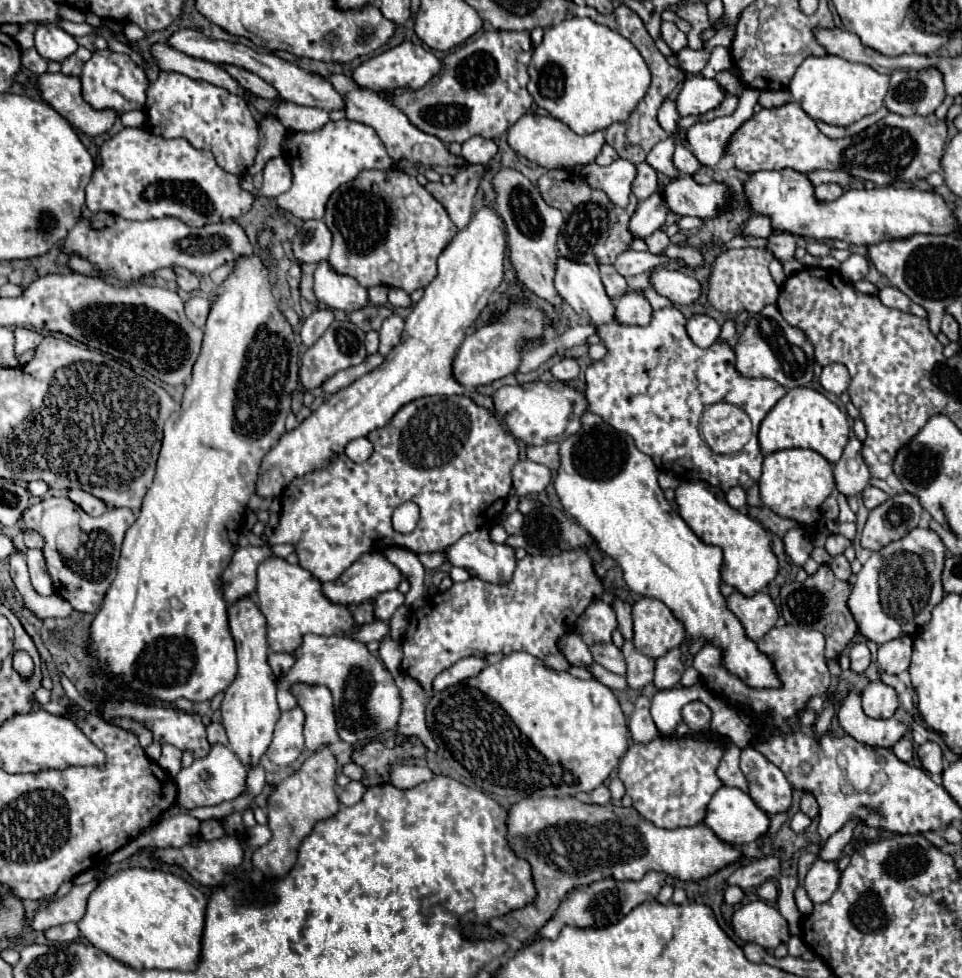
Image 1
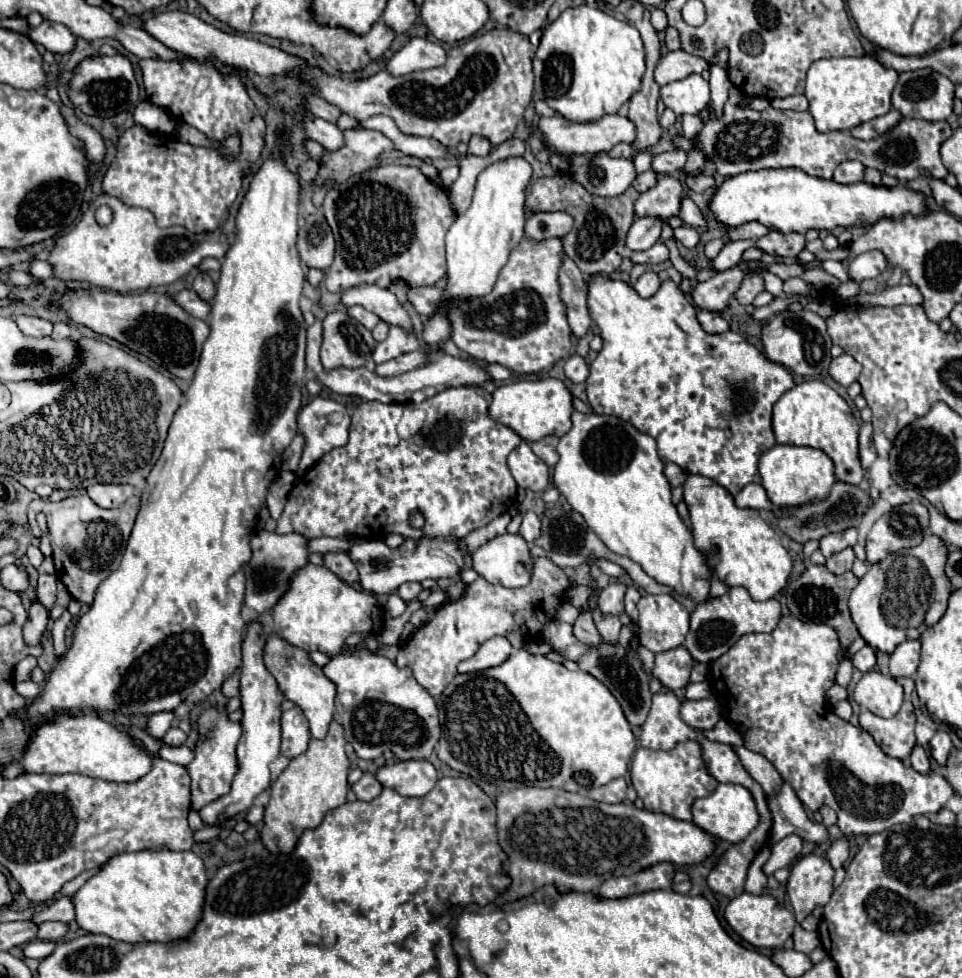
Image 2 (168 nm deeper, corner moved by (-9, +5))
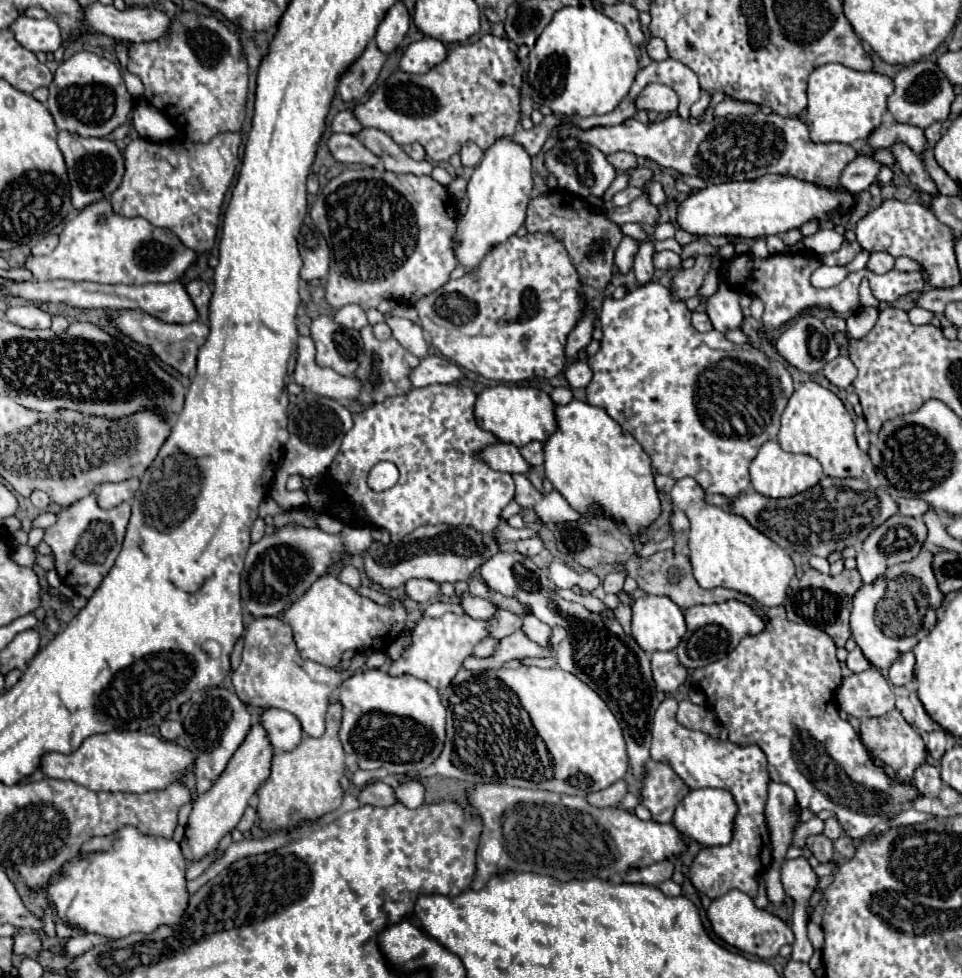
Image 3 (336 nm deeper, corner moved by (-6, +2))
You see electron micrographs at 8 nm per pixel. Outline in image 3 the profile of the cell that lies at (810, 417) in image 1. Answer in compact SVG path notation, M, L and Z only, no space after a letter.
M814 380L804 382L790 396L780 422L782 426L778 432L778 444L784 452L800 452L814 456L822 464L826 476L862 478L866 458L856 444L854 420L834 392L822 388Z

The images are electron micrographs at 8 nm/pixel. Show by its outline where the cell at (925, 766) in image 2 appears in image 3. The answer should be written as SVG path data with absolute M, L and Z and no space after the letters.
M922 764L920 768L916 768L914 784L922 792L922 796L928 796L928 798L936 798L938 792L944 788L944 782L940 778L940 770L934 768L932 764Z

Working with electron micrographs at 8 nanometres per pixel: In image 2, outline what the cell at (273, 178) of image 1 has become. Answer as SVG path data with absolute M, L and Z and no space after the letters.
M309 159L305 165L299 167L299 177L303 181L313 181L317 177L317 171L319 171L319 163L315 163L313 159Z

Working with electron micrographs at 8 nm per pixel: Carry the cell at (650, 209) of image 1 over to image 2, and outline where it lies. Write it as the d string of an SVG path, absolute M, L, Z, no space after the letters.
M637 217L627 233L627 247L631 251L645 251L653 247L661 237L661 219Z

